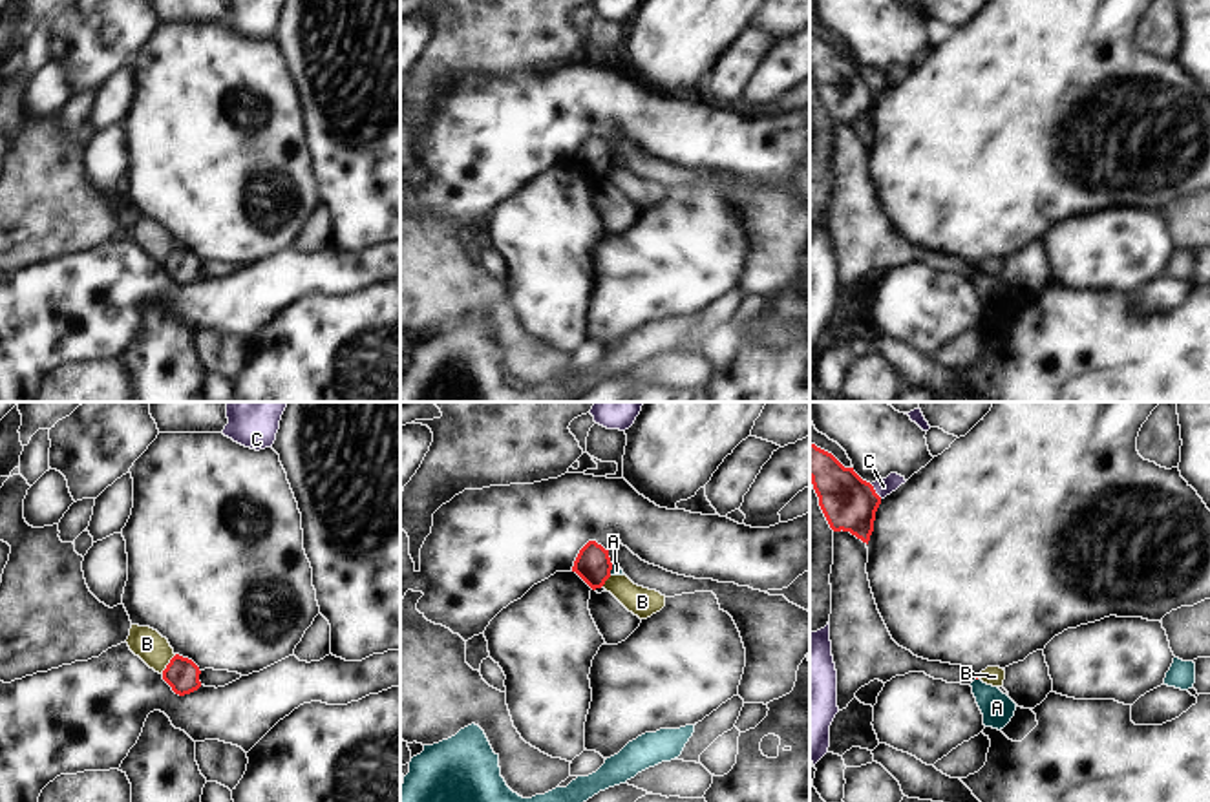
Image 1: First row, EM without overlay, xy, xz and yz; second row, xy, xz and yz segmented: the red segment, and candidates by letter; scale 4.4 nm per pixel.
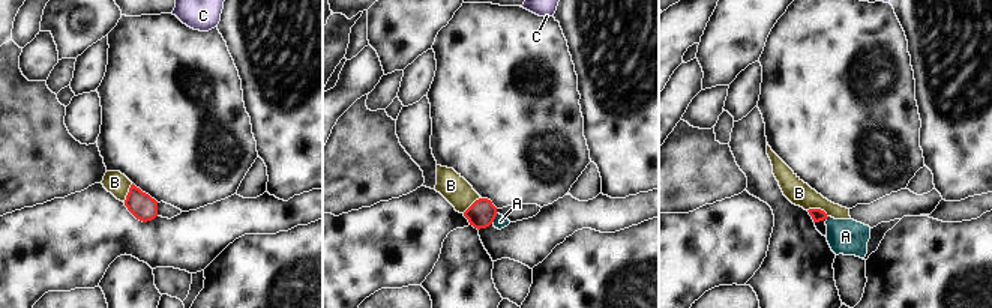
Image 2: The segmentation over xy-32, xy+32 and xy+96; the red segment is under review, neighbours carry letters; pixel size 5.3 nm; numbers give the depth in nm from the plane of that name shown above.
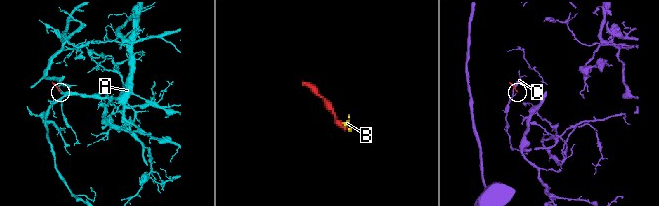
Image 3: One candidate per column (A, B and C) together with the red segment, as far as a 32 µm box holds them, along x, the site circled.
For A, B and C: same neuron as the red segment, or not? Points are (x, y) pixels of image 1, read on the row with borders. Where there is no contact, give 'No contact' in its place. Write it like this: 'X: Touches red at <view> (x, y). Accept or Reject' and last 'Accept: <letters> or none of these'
A: Touches red at xz (611, 569). Reject
B: Touches red at xy (169, 664). Reject
C: Touches red at yz (874, 492). Reject
Accept: none of these.

